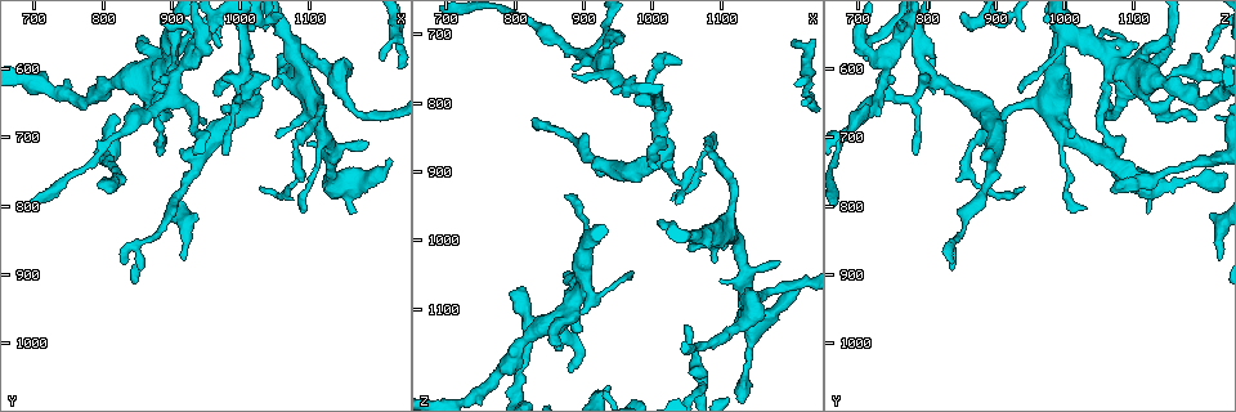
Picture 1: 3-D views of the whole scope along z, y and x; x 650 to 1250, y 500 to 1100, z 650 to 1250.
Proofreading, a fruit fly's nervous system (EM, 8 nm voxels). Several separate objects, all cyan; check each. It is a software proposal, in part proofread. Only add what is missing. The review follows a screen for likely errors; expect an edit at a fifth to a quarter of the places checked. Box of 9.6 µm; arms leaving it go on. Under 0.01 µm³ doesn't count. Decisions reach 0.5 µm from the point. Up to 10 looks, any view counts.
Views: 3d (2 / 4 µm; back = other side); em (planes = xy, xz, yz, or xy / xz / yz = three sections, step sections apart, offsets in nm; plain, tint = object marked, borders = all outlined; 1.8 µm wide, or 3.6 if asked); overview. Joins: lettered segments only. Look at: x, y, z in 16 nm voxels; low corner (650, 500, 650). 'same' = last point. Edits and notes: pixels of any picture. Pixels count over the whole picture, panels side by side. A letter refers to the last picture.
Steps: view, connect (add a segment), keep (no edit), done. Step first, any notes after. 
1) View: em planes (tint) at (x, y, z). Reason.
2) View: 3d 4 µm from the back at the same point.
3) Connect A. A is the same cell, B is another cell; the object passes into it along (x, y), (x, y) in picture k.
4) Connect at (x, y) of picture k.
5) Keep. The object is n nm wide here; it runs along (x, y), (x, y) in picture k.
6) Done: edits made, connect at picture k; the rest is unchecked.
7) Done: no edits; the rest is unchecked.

View: em xz step 4 (plain) at (1150, 585, 1075). An open end.

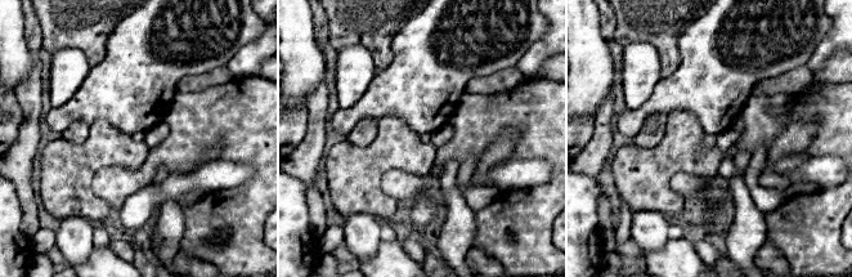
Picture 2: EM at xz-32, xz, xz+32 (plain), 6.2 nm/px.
View: em xz step 4 (borders) at the same point. What lies round it.

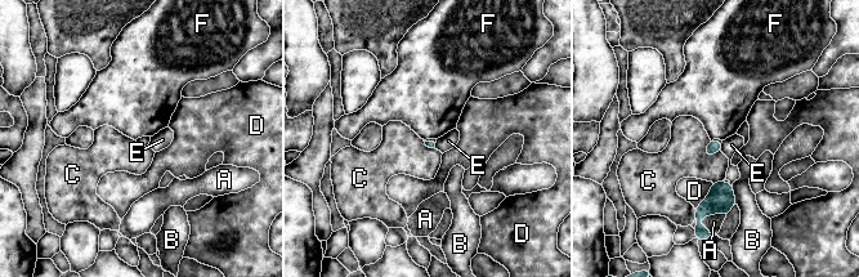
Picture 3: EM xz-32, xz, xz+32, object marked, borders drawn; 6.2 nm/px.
Keep. The longest contact is with D, 200 nm; A, B, C, D, E and F are other cells; no lettered segment goes on from it.

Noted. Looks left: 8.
View: em planes (borders) at (1045, 625, 1125). An open end.

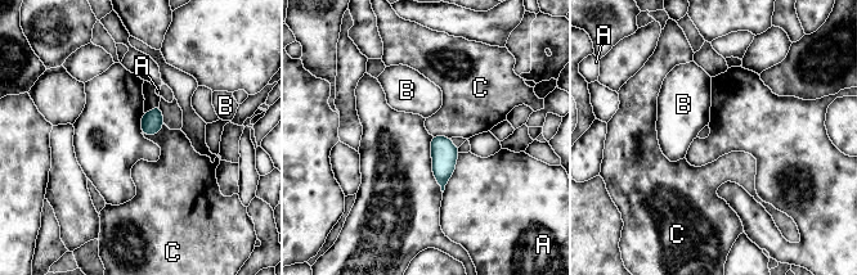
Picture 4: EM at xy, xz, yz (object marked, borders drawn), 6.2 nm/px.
Keep. The longest contact is with A, 280 nm; A, B and C are other cells; a border runs along (164, 124), (155, 134), (142, 133) in picture 4; no lettered segment goes on from it.

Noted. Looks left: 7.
View: em xz step 16 (tint) at (880, 670, 1195). Branch stops here.

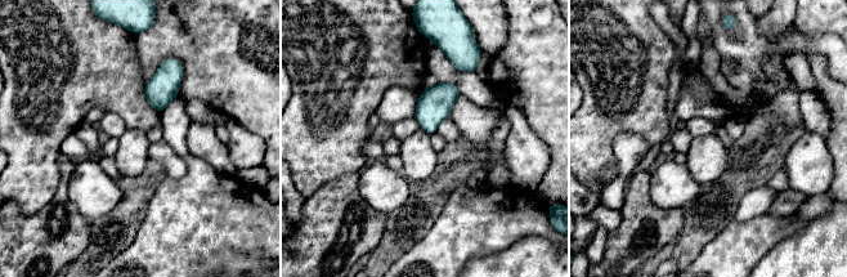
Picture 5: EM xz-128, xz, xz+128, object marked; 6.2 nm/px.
View: em planes (borders) at the same point. Another direction.

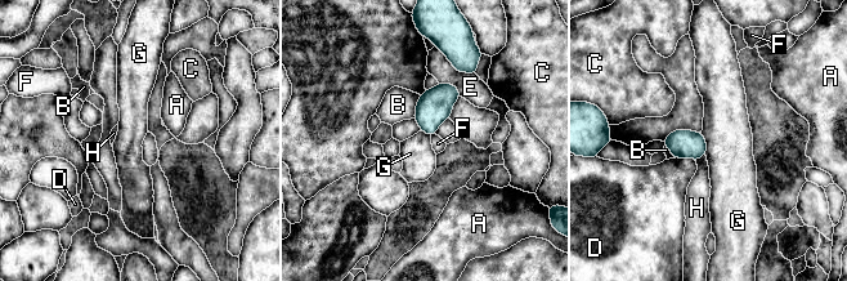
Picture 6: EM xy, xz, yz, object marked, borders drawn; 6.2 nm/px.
Keep. A, B, C, D, E, F, G and H are other cells; a border runs along (700, 133), (704, 139), (706, 154) in picture 6; none of them fits.

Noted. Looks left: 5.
View: 3d 4 µm at (790, 775, 1075). Long arm stops here.

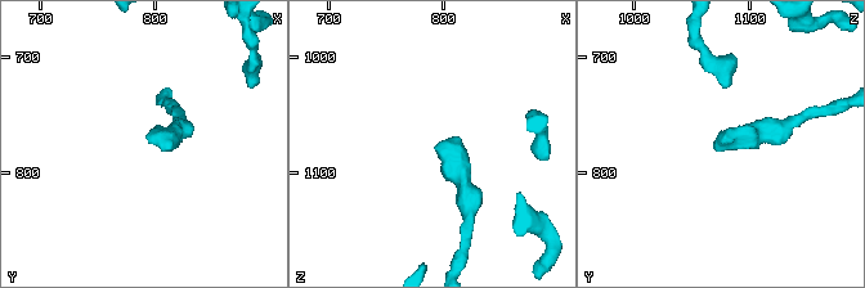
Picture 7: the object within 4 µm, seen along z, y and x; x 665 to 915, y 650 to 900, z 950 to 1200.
View: em planes (borders) at (790, 770, 1076). Now the EM.

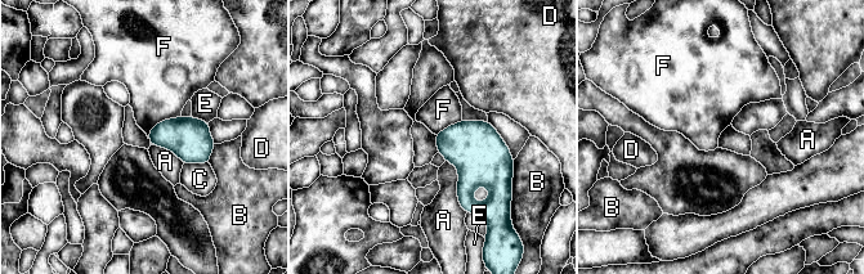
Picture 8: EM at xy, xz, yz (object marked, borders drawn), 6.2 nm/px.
Keep. The object is 180 nm wide here; A, B, C, D, E and F are other cells; a border runs along (179, 116), (159, 122), (148, 138) in picture 8; no lettered segment goes on from it.

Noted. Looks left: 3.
Done: no edits; the rest is unchecked.

